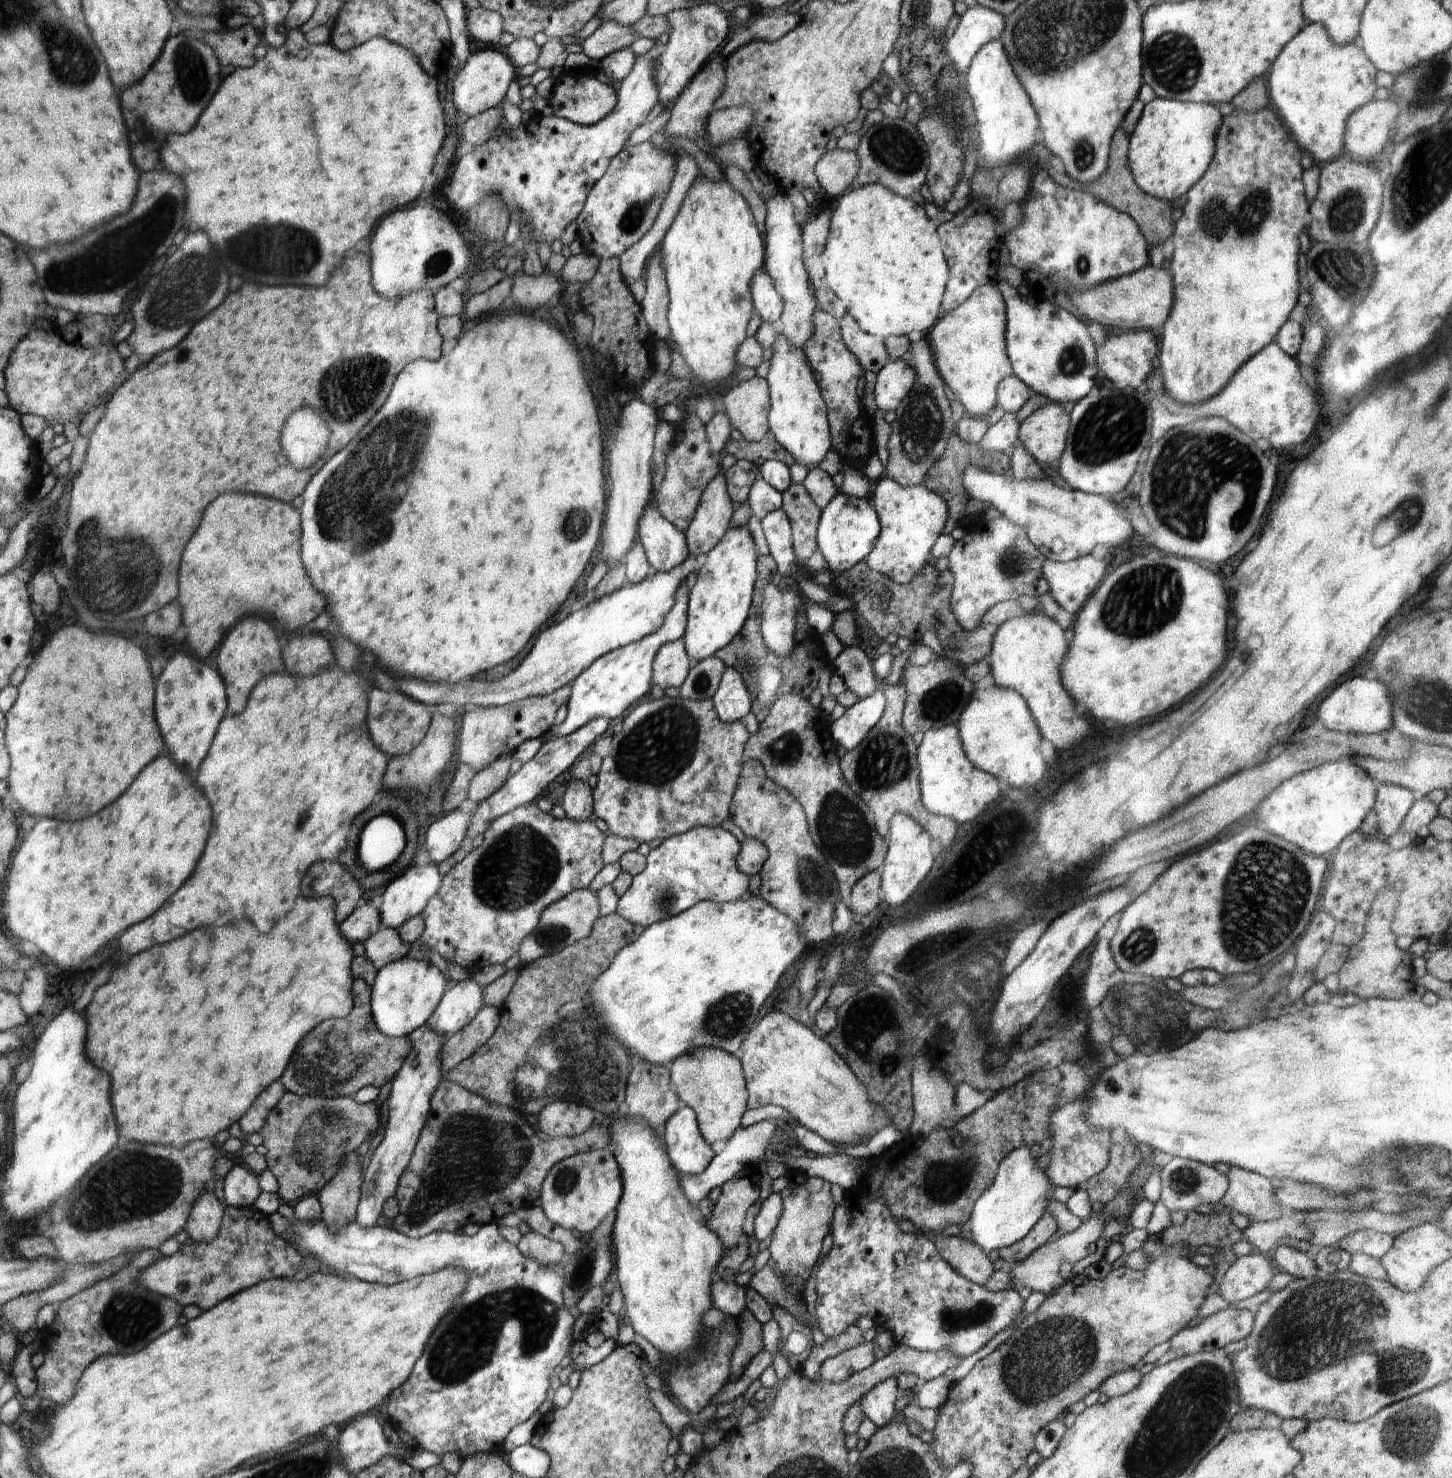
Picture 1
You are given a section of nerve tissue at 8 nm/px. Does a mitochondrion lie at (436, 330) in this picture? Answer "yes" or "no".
no

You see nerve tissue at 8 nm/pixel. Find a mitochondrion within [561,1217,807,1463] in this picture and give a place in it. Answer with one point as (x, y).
(583, 1270)

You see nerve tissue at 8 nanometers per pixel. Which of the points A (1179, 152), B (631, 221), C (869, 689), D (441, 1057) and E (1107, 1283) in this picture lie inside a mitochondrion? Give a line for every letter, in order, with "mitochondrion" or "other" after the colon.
A: other
B: mitochondrion
C: other
D: other
E: other

